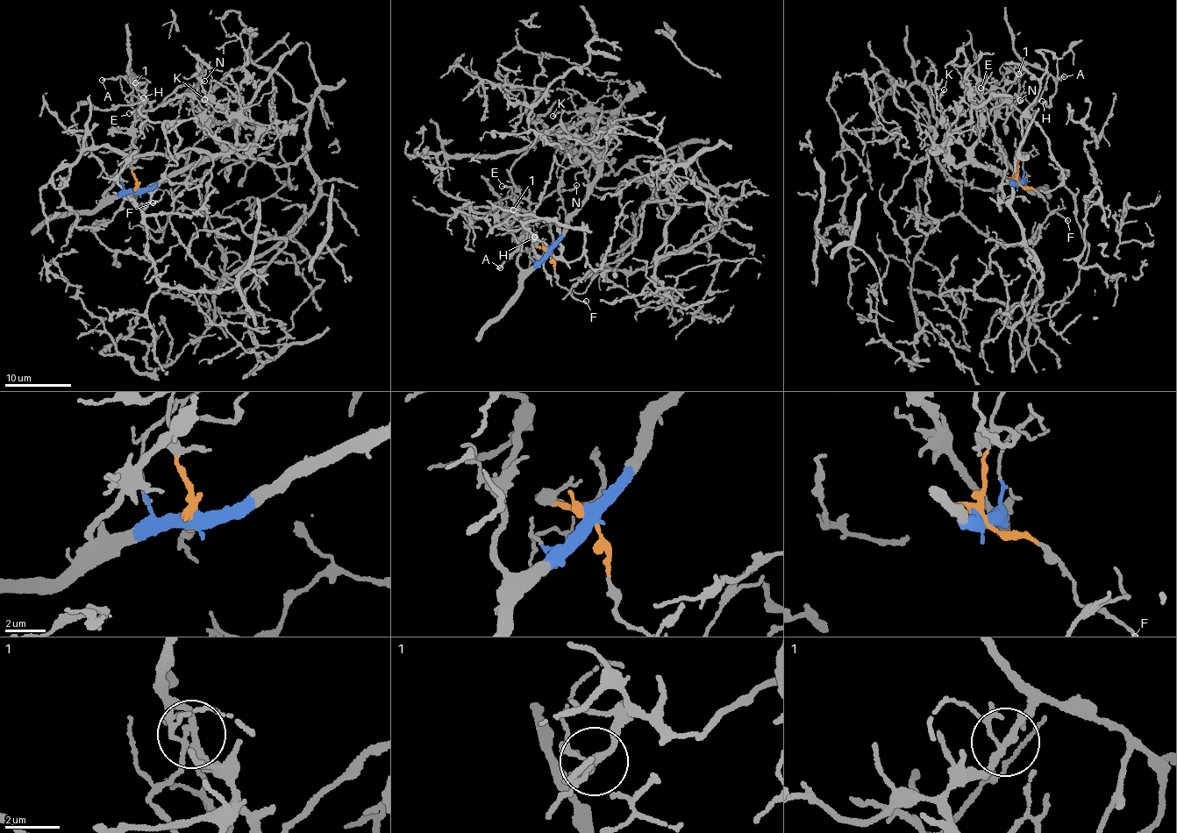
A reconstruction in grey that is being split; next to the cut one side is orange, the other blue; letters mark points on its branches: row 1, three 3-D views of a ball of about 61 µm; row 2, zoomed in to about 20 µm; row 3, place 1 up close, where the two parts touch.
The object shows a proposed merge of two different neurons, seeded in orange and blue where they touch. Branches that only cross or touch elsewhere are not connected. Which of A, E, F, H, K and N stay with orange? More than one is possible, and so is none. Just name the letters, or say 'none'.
A, F, H, N

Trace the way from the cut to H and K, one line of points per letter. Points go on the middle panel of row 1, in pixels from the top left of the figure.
H: (547, 250), (531, 245), (527, 231), (530, 235), (518, 240), (523, 251), (531, 248), (534, 237)
K: (547, 250), (552, 249), (577, 214), (617, 118), (608, 111), (567, 111), (552, 117)

